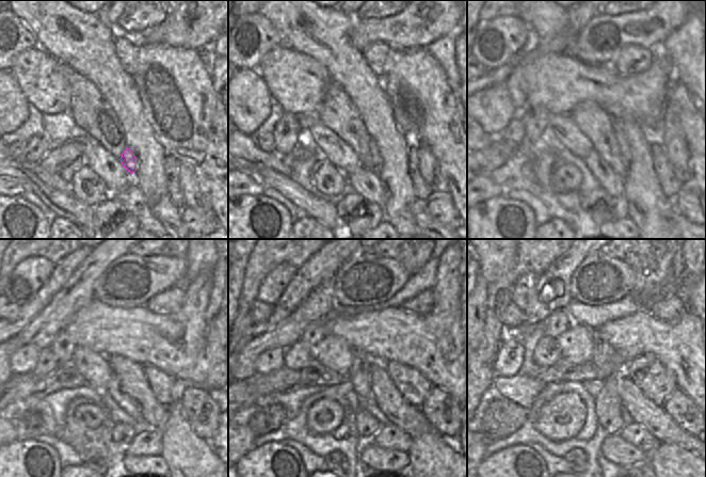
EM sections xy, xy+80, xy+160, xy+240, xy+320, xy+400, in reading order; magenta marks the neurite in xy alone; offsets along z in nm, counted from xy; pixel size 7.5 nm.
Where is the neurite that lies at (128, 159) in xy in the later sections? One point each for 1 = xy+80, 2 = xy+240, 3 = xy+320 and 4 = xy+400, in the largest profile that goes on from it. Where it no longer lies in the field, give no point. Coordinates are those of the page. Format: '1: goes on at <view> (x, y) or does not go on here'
1: goes on at xy+80 (375, 157)
2: goes on at xy+240 (167, 390)
3: goes on at xy+320 (412, 385)
4: goes on at xy+400 (656, 382)

